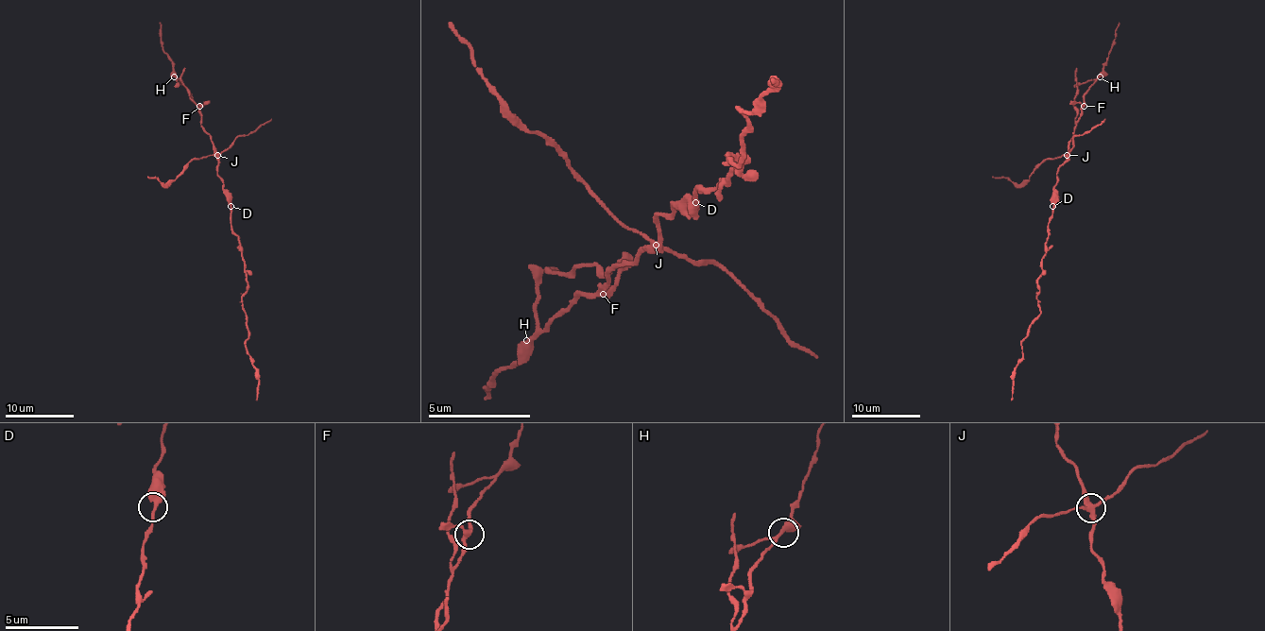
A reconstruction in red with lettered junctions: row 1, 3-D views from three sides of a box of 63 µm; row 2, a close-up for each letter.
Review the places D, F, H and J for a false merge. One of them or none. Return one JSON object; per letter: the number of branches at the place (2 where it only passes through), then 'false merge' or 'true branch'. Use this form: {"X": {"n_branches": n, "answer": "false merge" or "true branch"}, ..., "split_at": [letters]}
{"D": {"n_branches": 2, "answer": "true branch"}, "F": {"n_branches": 3, "answer": "true branch"}, "H": {"n_branches": 4, "answer": "true branch"}, "J": {"n_branches": 4, "answer": "false merge"}, "split_at": ["J"]}

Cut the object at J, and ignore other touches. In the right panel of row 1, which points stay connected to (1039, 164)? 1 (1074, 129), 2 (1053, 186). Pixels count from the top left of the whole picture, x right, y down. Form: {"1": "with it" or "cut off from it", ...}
{"1": "cut off from it", "2": "cut off from it"}

